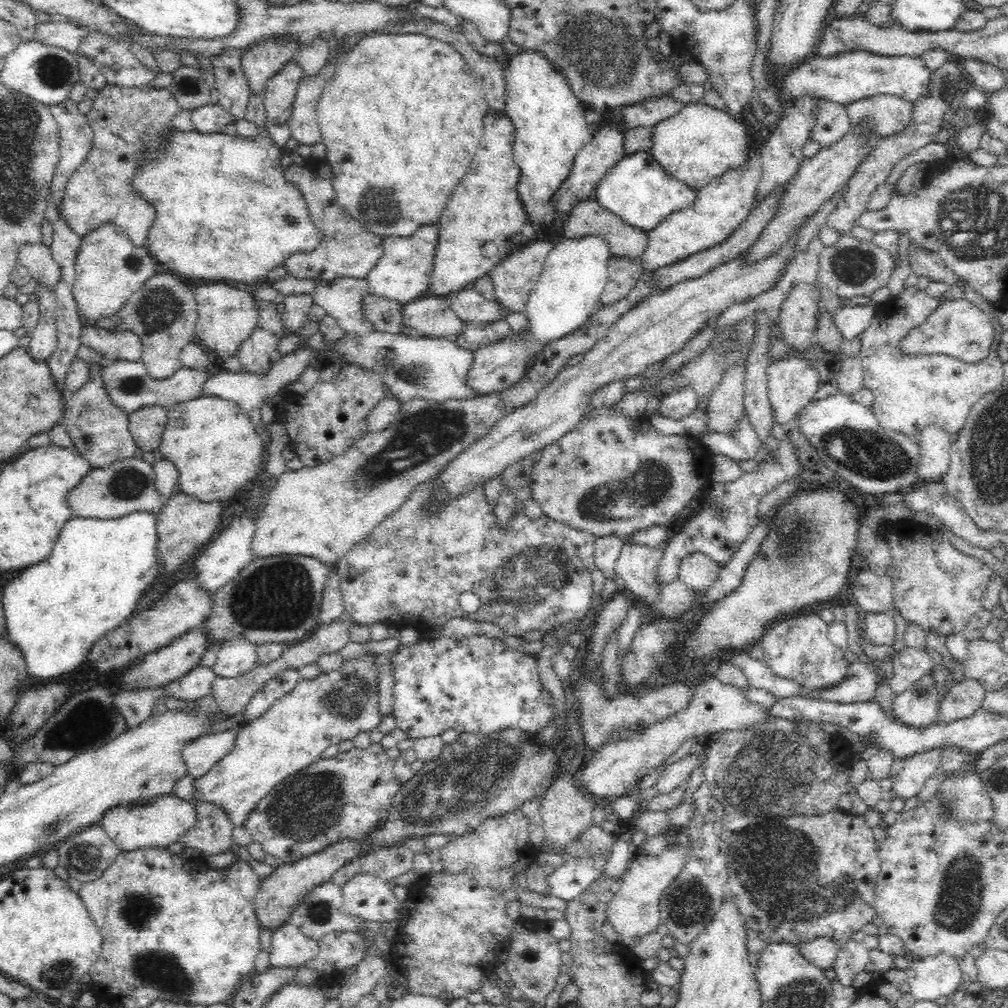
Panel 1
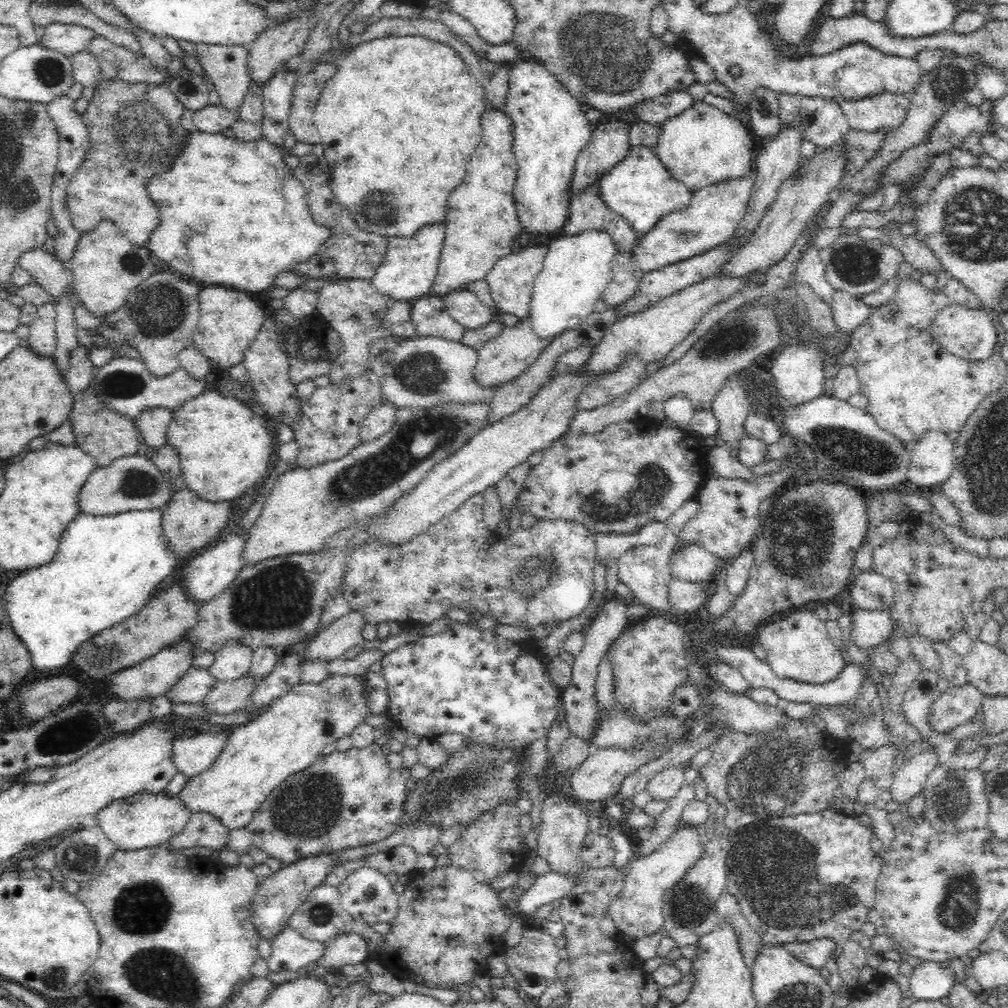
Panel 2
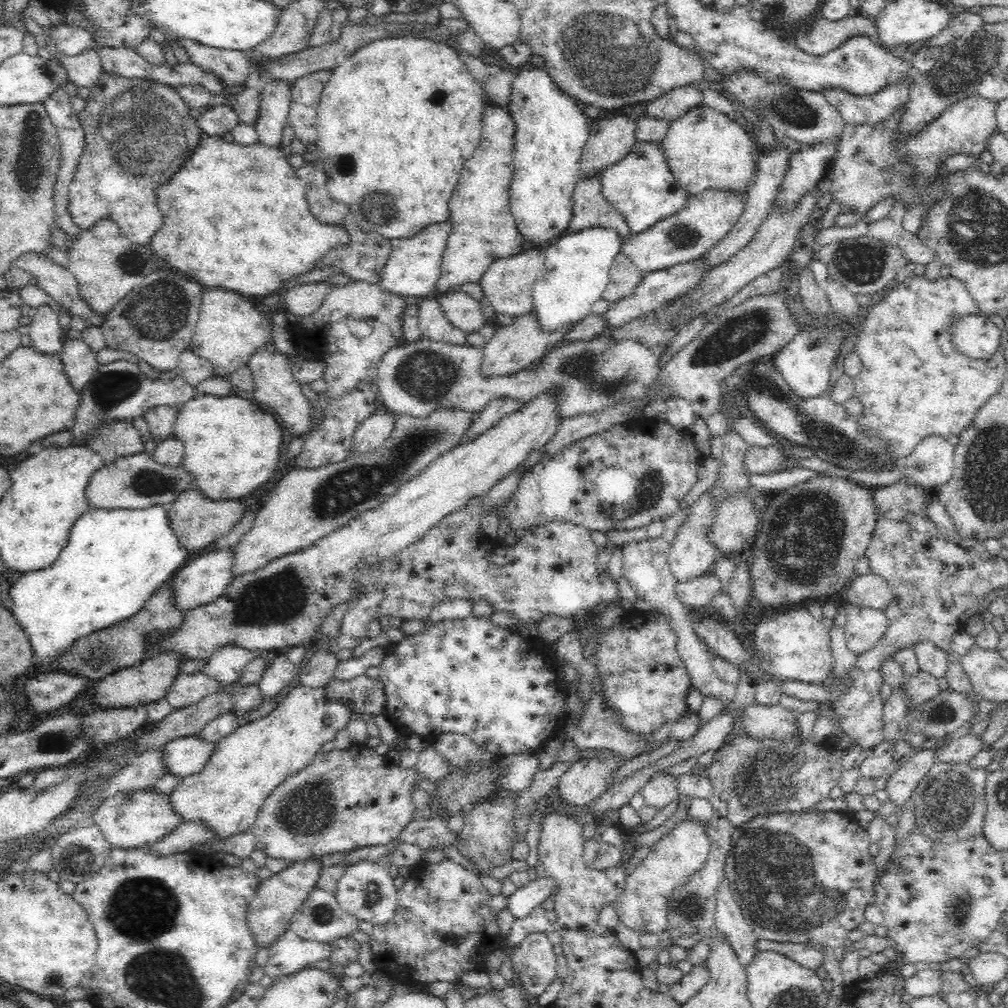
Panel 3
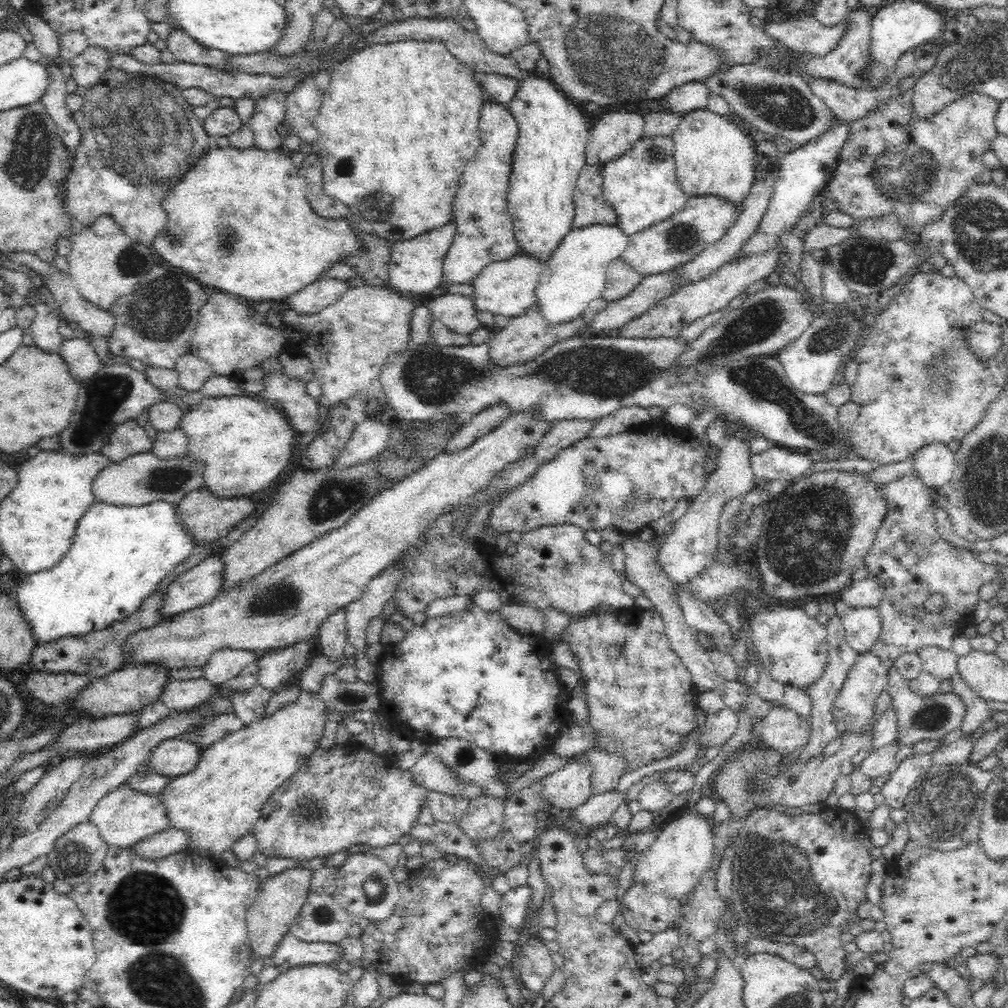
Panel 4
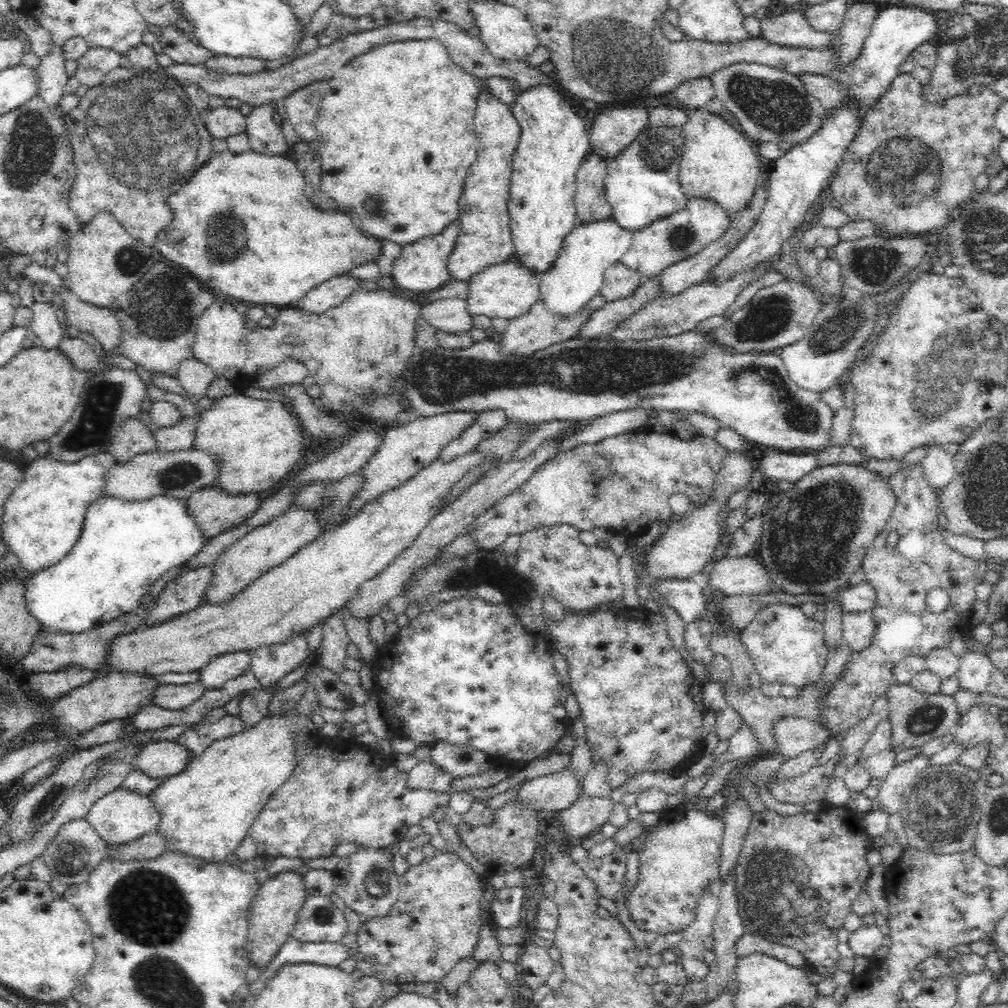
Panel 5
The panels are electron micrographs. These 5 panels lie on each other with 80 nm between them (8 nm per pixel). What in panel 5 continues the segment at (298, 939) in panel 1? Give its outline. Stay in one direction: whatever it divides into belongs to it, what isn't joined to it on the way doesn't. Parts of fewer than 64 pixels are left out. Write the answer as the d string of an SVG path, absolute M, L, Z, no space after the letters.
M290 936L270 964L261 970L260 978L243 990L243 993L257 997L266 987L267 981L284 965L307 963L338 967L349 956L349 950L342 943L302 943Z

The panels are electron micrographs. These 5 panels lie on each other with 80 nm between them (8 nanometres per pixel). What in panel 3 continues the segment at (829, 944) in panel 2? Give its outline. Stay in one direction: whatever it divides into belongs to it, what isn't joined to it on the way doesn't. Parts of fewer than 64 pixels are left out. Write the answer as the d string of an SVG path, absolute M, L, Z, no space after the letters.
M760 940L757 945L757 950L760 952L780 952L797 962L797 964L814 970L822 966L824 952L826 952L826 948L821 948L821 946L817 948L817 946L797 943L772 944L770 941Z

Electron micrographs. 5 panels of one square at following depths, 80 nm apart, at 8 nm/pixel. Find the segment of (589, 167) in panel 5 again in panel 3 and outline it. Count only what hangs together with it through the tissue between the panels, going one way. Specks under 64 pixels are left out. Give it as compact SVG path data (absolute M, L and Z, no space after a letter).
M598 177L588 180L579 180L576 184L573 197L572 216L566 232L578 232L585 228L609 228L615 234L618 234L618 239L622 245L626 245L631 239L634 239L636 234L632 233L628 228L628 223L624 217L605 201L601 191L601 180Z

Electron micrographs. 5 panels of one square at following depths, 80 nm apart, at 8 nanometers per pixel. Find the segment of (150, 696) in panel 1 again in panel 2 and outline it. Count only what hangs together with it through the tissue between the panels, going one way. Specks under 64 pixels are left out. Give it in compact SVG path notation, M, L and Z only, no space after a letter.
M112 696L104 706L105 716L114 721L114 727L119 734L133 731L152 720L150 704L150 697L126 700Z

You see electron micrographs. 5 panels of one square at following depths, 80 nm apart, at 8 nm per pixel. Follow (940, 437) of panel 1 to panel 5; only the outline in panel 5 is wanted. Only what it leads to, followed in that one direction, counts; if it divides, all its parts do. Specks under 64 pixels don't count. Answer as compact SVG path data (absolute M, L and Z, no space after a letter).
M932 446L926 450L924 458L919 462L926 483L937 491L944 488L955 476L955 463L952 454L948 454L944 446Z

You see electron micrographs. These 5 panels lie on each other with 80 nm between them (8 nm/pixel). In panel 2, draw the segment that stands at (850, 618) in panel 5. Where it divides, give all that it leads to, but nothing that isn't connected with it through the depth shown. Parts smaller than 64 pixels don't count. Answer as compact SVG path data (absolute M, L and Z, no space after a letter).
M849 609L852 620L851 642L858 648L866 650L890 642L894 630L889 610Z

